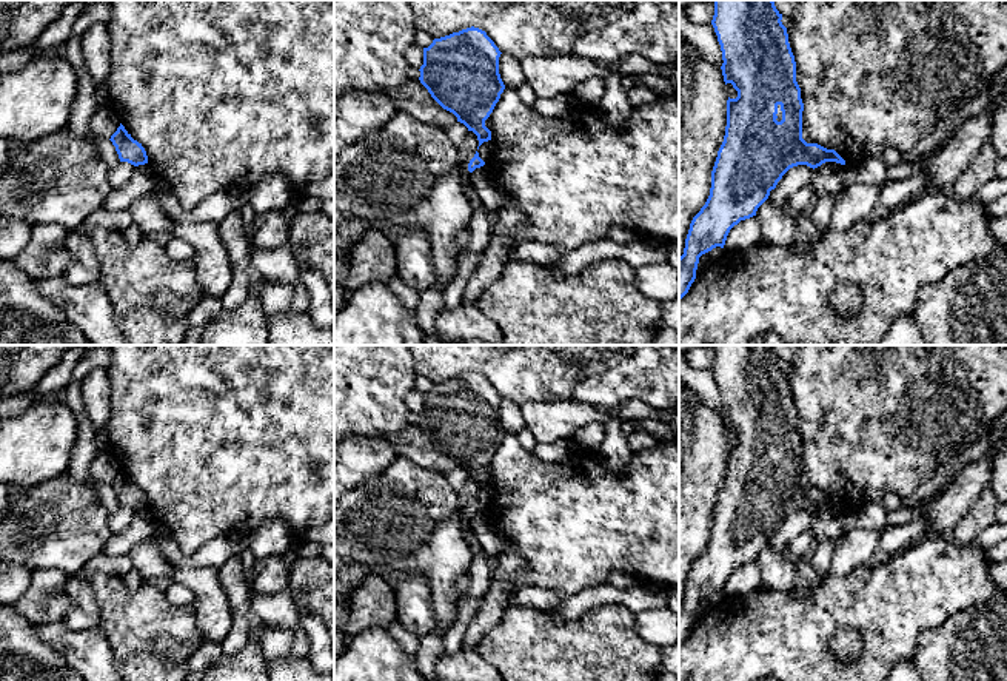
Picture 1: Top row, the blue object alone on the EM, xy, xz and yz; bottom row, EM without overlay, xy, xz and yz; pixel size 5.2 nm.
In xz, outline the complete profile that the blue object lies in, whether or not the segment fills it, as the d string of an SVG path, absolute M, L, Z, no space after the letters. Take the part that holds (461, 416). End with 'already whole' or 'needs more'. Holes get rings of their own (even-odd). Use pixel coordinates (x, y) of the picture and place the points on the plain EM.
M474 371L434 384L423 393L420 428L477 481L479 491L491 485L485 465L505 434L499 419L500 399L487 377Z | already whole

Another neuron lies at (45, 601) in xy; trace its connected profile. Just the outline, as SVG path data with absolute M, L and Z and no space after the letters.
M32 570L31 584L14 604L34 624L63 622L72 607L66 593L69 575L60 570Z

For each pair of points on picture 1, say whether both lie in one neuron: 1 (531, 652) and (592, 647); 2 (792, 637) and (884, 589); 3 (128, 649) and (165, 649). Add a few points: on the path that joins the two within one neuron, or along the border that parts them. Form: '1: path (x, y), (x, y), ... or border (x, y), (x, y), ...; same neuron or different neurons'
1: path (547, 652), (576, 652); same neuron
2: path (815, 620), (839, 603), (861, 600); same neuron
3: border (191, 644), (159, 638), (154, 649); different neurons

